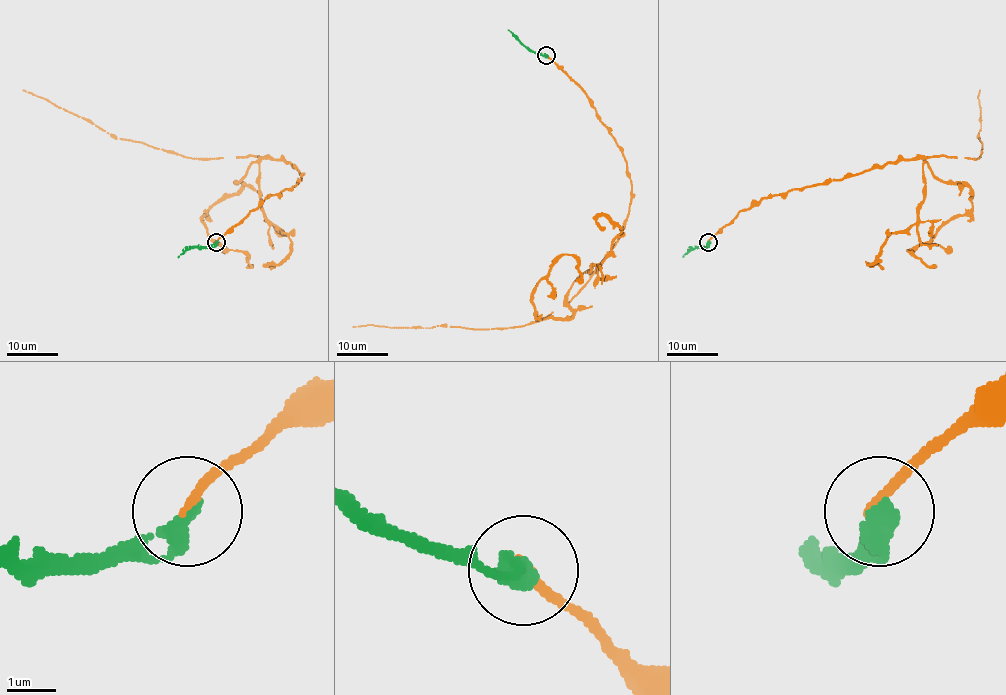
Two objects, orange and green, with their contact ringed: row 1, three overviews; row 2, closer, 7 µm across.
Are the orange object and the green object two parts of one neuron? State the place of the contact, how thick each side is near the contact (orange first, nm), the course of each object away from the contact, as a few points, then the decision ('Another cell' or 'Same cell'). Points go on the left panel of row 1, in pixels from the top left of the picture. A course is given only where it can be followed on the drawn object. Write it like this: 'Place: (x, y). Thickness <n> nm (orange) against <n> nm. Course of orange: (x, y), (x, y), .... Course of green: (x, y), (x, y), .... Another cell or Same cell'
Place: (216, 242). Thickness 200 nm (orange) against 380 nm. Course of orange: (217, 241), (267, 198), (302, 180), (295, 168), (258, 156), (188, 158), (114, 138), (96, 124), (22, 89). Course of green: (217, 241), (191, 246), (178, 257). Another cell

